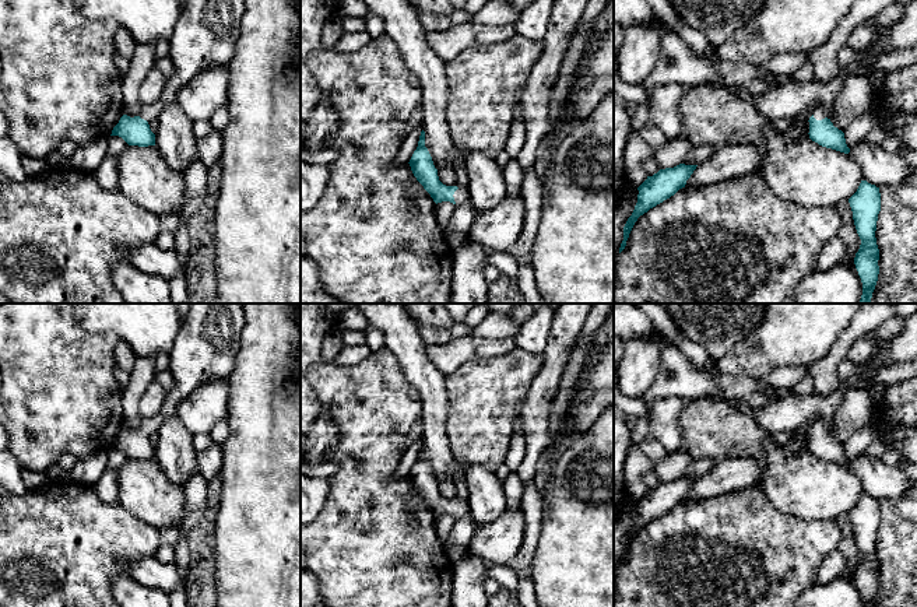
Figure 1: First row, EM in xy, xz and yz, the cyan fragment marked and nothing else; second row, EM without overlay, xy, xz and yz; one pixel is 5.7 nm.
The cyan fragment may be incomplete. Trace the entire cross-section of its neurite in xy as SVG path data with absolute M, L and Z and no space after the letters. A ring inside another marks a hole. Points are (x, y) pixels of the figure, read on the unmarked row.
M192 304L169 352L169 369L175 379L175 387L166 393L158 414L143 418L138 429L123 428L110 449L122 450L129 459L155 459L155 448L148 435L158 431L169 417L176 415L178 406L197 387L212 378L229 379L235 369L243 326L242 304Z

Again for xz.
M421 445L418 460L414 464L410 480L417 494L431 508L433 515L450 515L456 519L470 513L468 505L458 502L457 499L446 499L439 494L438 483L433 478L432 470L425 460L425 445Z

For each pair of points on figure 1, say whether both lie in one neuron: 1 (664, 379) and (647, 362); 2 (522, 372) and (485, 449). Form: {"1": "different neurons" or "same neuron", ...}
{"1": "different neurons", "2": "same neuron"}

